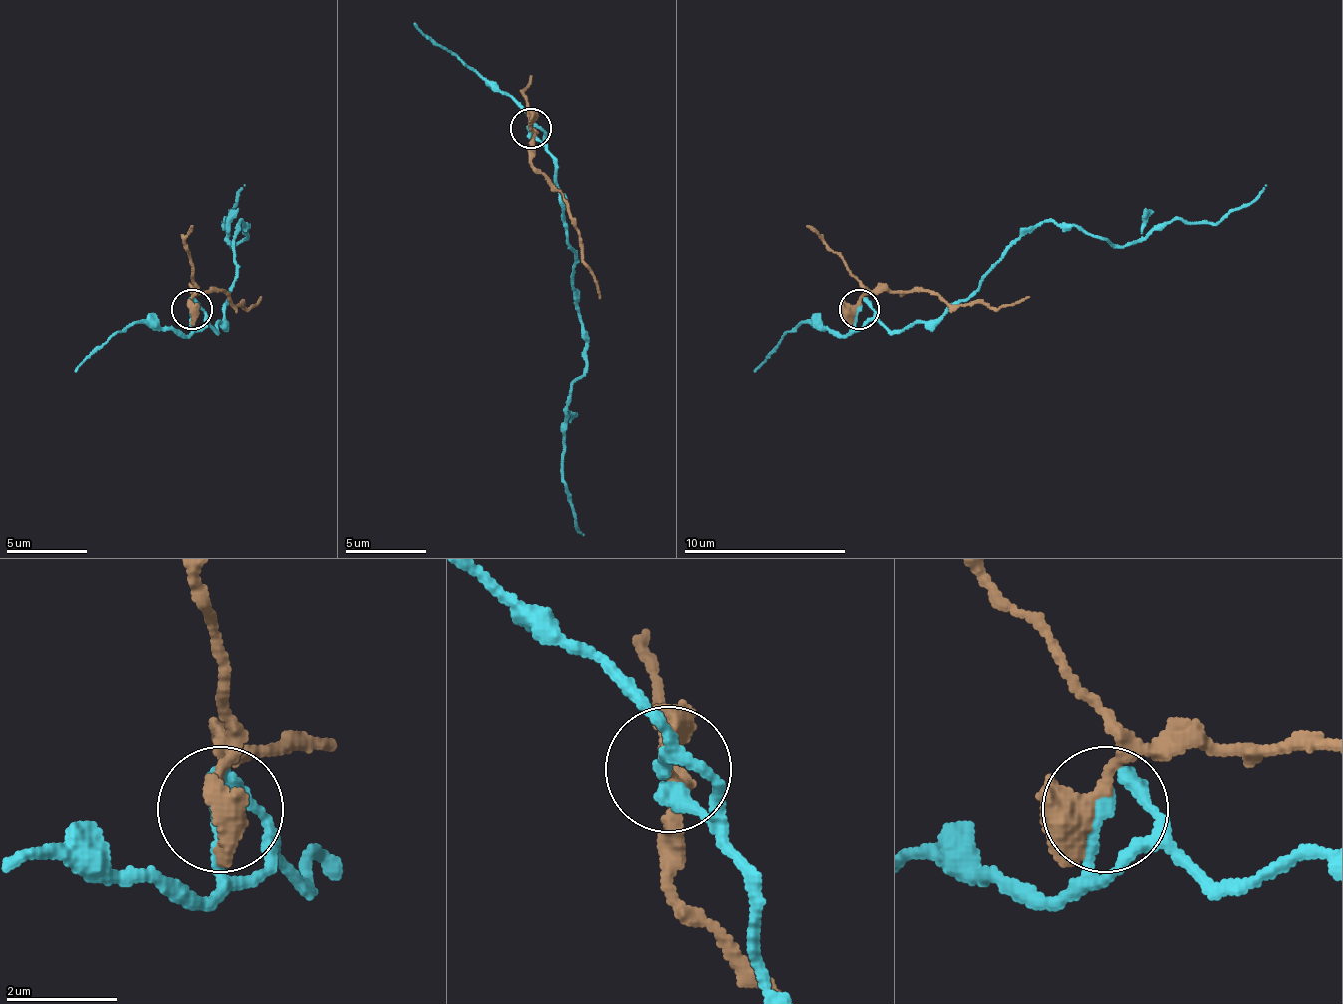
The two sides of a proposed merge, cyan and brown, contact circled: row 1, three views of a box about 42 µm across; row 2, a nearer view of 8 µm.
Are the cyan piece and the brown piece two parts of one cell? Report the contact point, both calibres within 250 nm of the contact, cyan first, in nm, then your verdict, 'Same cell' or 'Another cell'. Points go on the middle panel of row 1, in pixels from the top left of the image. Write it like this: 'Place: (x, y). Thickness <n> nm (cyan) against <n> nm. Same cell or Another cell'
Place: (530, 128). Thickness 240 nm (cyan) against 360 nm. Another cell

